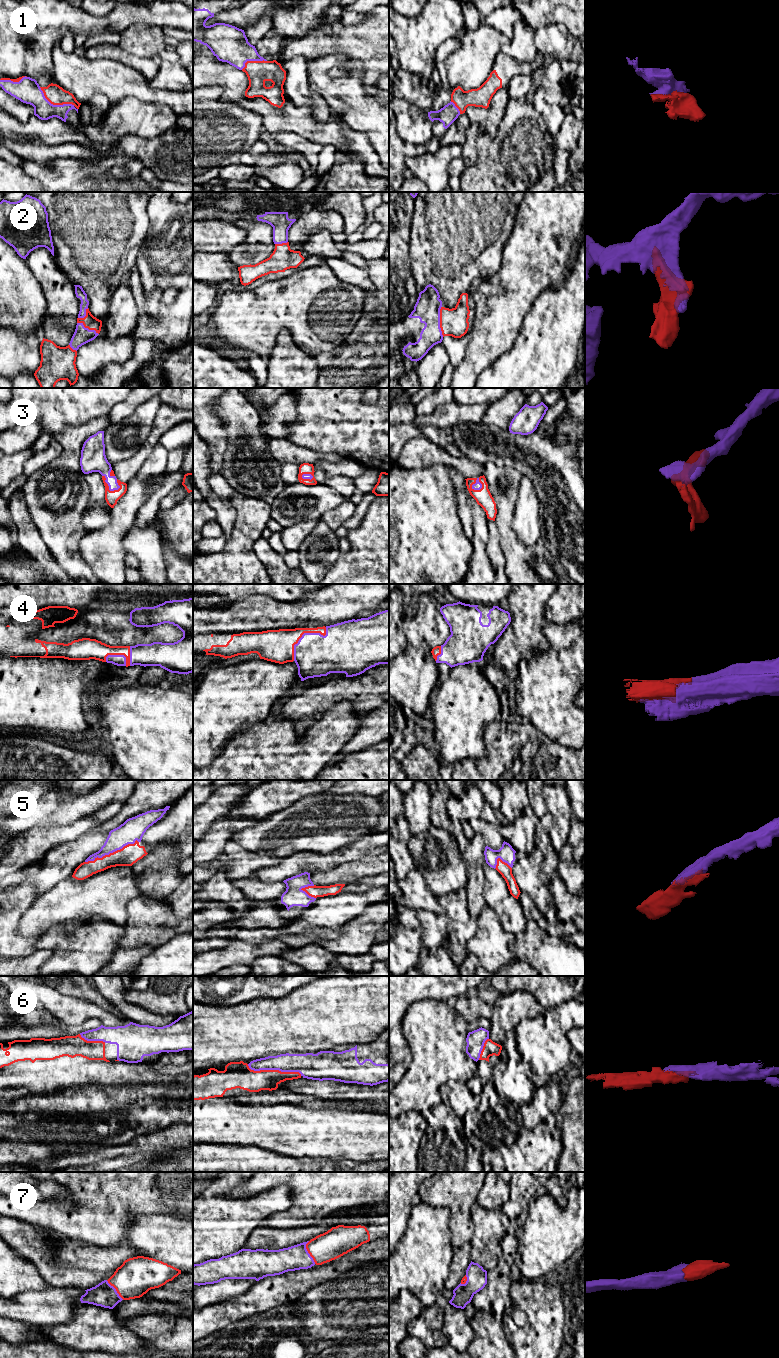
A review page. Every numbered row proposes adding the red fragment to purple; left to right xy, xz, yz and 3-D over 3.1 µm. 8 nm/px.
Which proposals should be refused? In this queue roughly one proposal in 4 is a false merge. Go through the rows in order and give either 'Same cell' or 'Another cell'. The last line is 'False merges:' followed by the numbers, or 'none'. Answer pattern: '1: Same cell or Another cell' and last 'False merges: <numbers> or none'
1: Same cell
2: Same cell
3: Same cell
4: Same cell
5: Same cell
6: Same cell
7: Same cell
False merges: none

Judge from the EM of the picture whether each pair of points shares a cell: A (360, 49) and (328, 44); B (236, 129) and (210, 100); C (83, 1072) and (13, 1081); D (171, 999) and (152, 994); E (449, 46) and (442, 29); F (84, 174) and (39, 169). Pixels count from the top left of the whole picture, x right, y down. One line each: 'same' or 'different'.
A: same
B: same
C: same
D: same
E: different
F: same

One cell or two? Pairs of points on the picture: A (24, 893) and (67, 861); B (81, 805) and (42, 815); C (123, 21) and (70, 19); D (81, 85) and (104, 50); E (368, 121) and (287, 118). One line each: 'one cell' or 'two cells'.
A: two cells
B: one cell
C: two cells
D: two cells
E: two cells

